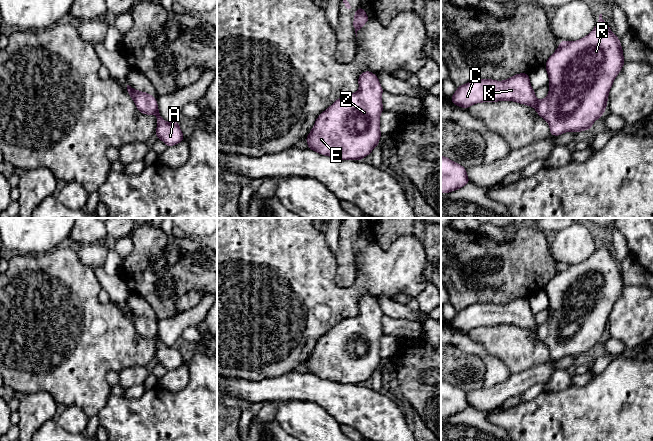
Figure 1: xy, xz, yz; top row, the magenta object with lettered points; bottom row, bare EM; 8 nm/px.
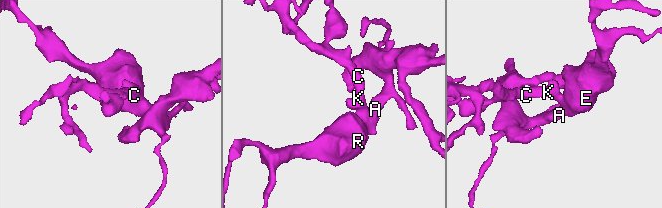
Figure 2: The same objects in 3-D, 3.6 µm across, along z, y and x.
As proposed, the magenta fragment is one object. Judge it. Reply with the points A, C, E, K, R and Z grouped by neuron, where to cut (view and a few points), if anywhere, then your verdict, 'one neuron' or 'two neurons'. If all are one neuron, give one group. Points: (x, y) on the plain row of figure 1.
groups A C E K R Z; cut none; one neuron

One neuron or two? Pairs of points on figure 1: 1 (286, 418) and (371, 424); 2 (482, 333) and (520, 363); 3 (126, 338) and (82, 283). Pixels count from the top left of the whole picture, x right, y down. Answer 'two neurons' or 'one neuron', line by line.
1: two neurons
2: one neuron
3: one neuron

